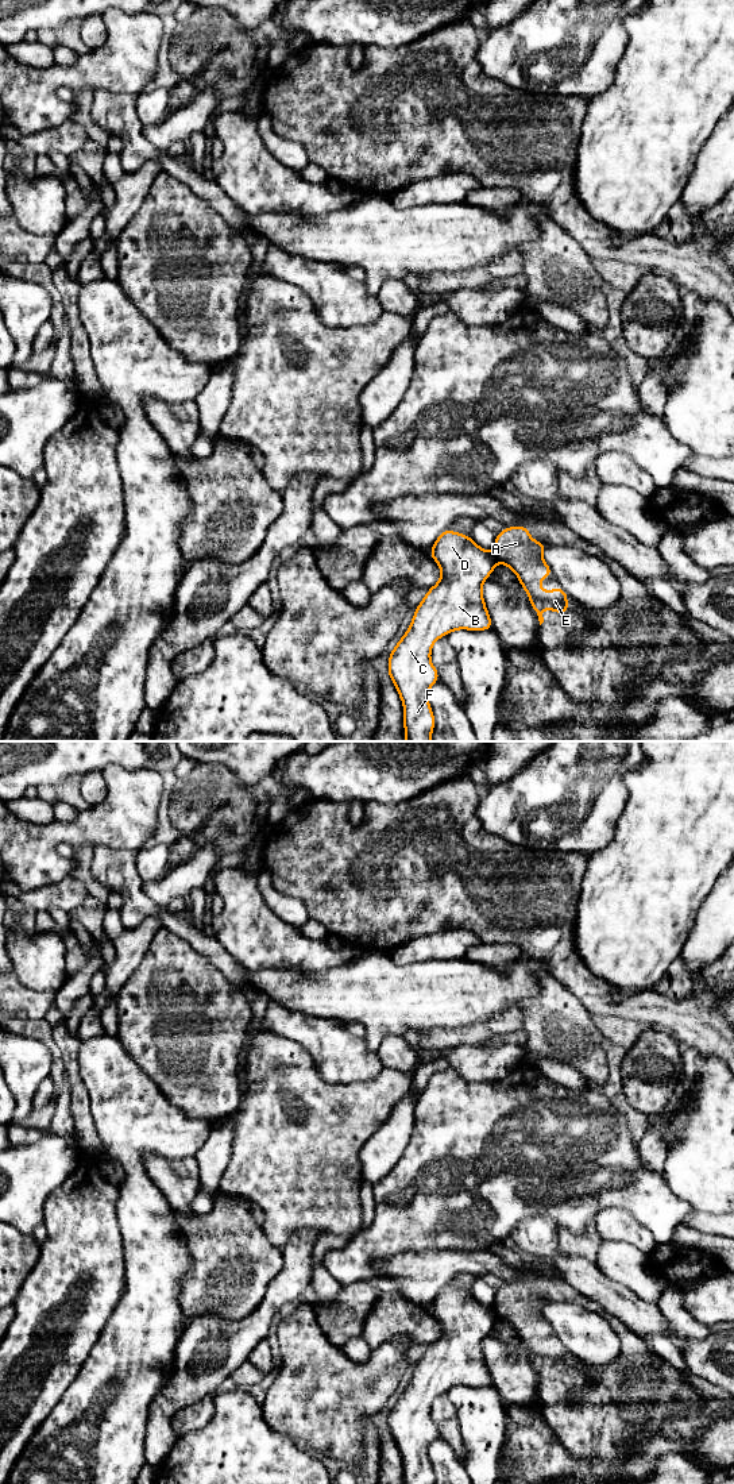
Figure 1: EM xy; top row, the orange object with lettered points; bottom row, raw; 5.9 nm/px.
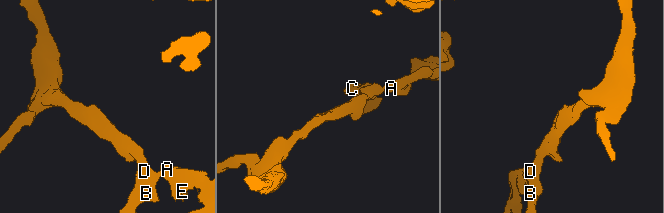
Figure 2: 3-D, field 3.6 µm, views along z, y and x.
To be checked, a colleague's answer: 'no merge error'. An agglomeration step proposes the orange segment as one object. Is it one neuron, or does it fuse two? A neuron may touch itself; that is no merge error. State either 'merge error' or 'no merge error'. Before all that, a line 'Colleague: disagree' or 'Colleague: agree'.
Colleague: disagree
merge error

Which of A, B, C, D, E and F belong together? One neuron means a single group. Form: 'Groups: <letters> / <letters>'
Groups: A E / B C D F

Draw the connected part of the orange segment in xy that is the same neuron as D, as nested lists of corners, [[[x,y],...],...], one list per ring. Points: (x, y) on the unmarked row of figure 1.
[[[445,1286],[429,1307],[441,1326],[440,1337],[432,1342],[416,1364],[406,1389],[389,1410],[387,1430],[403,1461],[403,1484],[434,1484],[434,1470],[428,1456],[429,1445],[440,1437],[430,1418],[433,1400],[456,1385],[490,1387],[492,1377],[482,1349],[484,1337],[492,1330],[497,1314],[480,1304],[468,1291]]]

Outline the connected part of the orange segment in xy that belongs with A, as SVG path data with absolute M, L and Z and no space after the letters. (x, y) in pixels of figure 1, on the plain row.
M522 1281L506 1283L495 1291L494 1302L497 1318L515 1329L518 1338L528 1349L533 1367L538 1372L540 1381L544 1379L544 1365L555 1367L557 1371L569 1367L568 1350L563 1344L541 1348L541 1334L553 1333L552 1325L542 1314L546 1302L544 1298L534 1298L530 1294L529 1284Z

